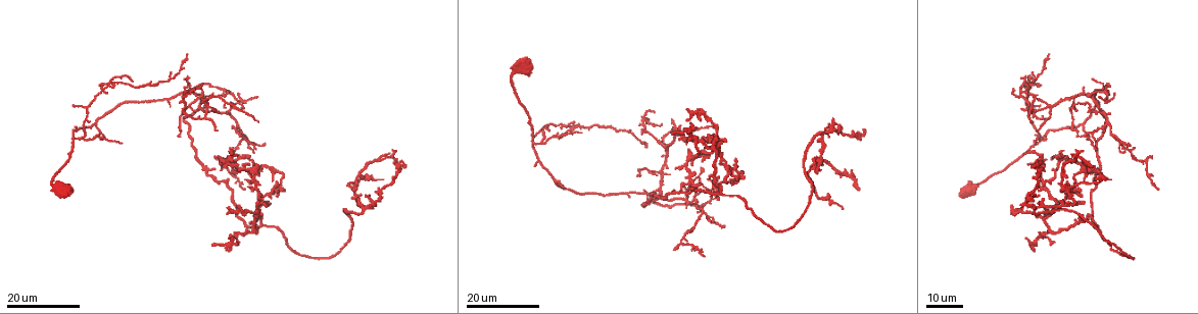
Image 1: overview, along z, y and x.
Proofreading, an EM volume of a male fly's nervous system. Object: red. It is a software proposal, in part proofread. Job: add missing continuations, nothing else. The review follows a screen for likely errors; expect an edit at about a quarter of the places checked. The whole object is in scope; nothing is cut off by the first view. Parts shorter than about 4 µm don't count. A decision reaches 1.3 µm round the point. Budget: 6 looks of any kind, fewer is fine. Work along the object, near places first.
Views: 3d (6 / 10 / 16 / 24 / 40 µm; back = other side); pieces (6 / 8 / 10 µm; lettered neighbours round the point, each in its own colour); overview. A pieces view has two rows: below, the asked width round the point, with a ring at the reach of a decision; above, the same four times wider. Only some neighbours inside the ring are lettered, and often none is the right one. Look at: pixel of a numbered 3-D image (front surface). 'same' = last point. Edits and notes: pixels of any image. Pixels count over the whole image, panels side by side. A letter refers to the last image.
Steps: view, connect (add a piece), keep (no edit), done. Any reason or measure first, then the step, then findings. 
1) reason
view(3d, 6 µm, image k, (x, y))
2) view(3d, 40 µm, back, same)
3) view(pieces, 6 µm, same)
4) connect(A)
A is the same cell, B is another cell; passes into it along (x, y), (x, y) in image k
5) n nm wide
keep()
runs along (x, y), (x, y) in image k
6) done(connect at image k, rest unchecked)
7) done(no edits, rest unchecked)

free end
view(3d, 24 µm, image 1, (267, 208))

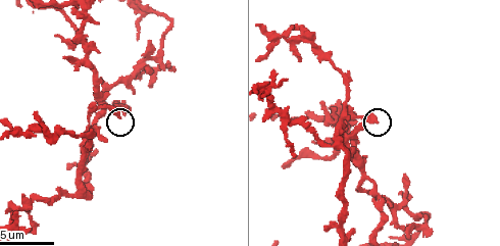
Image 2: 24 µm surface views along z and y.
what lies round it
view(pieces, 6 µm, image 2, (117, 116))

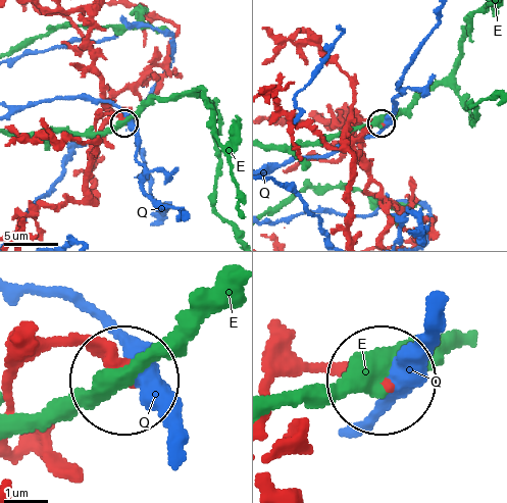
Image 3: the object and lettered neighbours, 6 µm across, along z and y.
340 nm wide
keep()
E and Q are other cells; runs along (94, 183), (96, 201), (97, 121), (122, 123) in image 3; none of them fits

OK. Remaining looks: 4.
free end
view(3d, 16 µm, image 1, (215, 167))

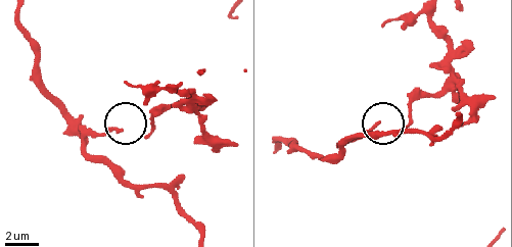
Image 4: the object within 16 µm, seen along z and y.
view(3d, 6 µm, image 4, (120, 128))

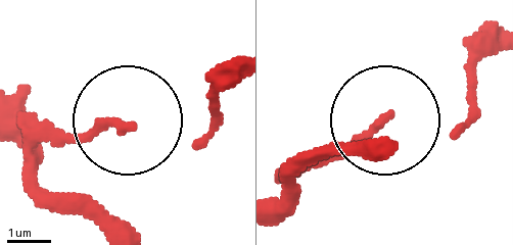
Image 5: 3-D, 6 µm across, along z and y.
what lies round it
view(pieces, 6 µm, image 5, (382, 121))

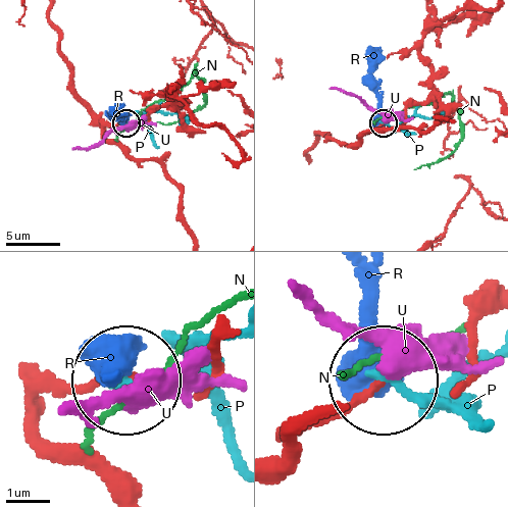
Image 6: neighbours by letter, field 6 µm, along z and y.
keep()
N, P, R and U are other cells; no lettered piece goes on from it

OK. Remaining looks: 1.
branch stops here
view(pieces, 8 µm, image 2, (28, 231))

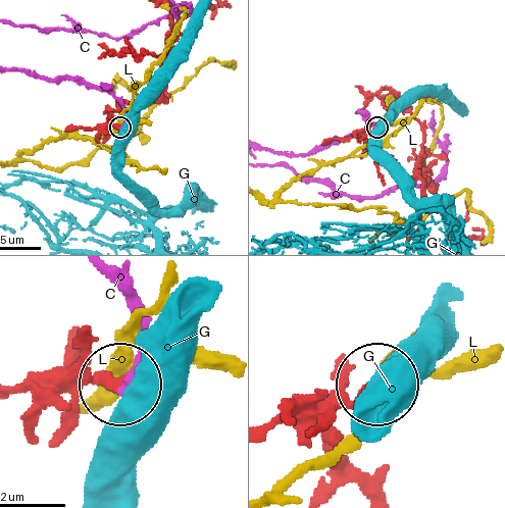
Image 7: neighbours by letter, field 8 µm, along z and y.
280 nm wide
keep()
C, G and L are other cells; no lettered piece goes on from it

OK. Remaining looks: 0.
done(no edits, rest unchecked)

